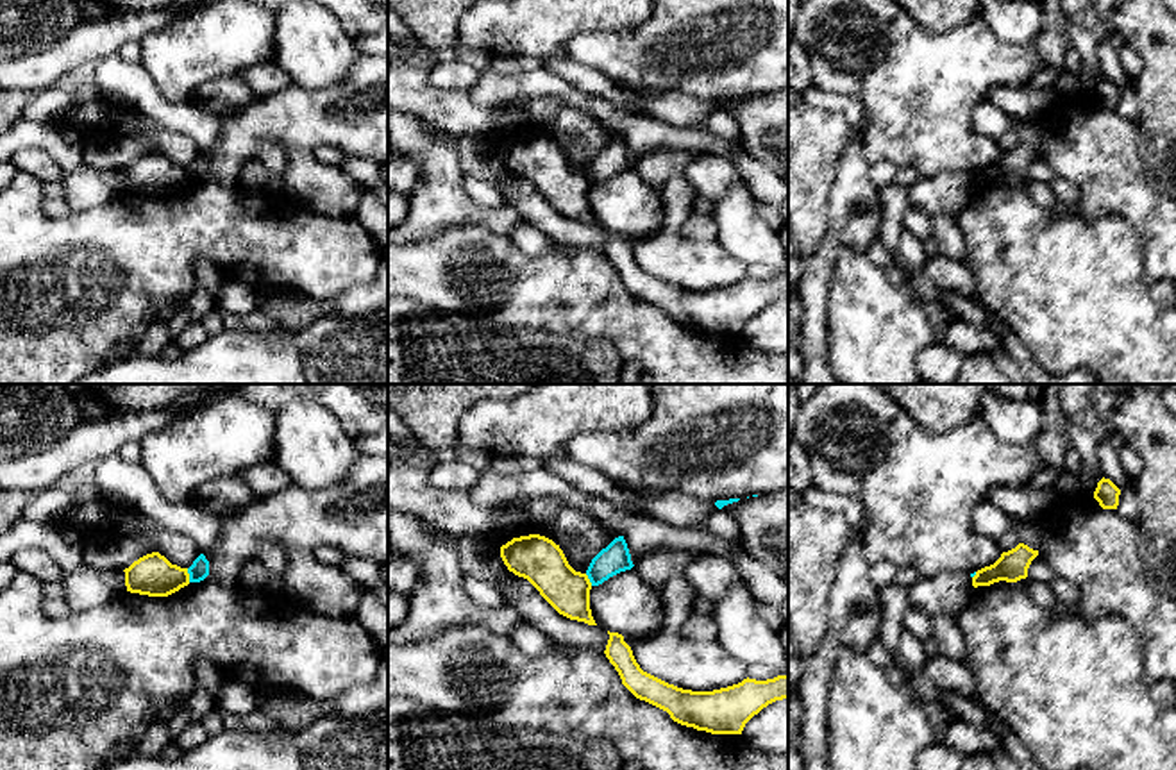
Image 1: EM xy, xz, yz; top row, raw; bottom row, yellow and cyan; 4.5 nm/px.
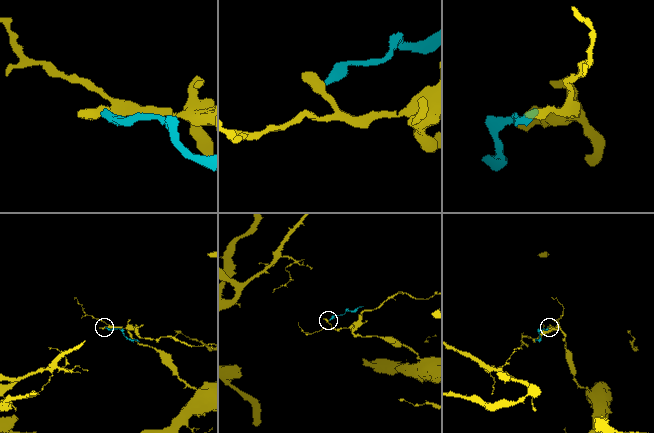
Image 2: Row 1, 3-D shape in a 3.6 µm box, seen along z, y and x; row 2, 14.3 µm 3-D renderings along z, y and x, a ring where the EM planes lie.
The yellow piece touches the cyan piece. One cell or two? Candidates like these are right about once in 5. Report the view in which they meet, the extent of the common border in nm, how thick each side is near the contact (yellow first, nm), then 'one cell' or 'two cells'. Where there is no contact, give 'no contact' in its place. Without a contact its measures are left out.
xy | 70 nm | 190/90 nm | two cells

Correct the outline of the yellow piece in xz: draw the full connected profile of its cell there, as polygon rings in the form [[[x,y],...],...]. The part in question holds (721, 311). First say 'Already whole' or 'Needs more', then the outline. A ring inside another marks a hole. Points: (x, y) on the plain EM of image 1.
Already whole. [[[609,230],[608,234],[604,254],[618,272],[622,284],[636,298],[667,311],[681,325],[711,334],[742,334],[745,323],[763,307],[788,298],[788,275],[767,280],[747,277],[713,291],[677,288],[643,272],[622,234]]]

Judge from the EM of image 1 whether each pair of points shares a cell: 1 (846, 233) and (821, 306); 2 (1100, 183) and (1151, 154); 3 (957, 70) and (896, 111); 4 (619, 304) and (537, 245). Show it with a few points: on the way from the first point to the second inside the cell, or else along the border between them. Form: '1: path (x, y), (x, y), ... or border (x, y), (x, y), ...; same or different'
1: path (828, 251), (819, 267), (819, 288); same
2: border (1135, 122), (1137, 158), (1148, 184), (1157, 193); different
3: path (940, 77), (924, 86), (914, 86), (907, 95); same
4: border (508, 236), (528, 254), (571, 249); different

